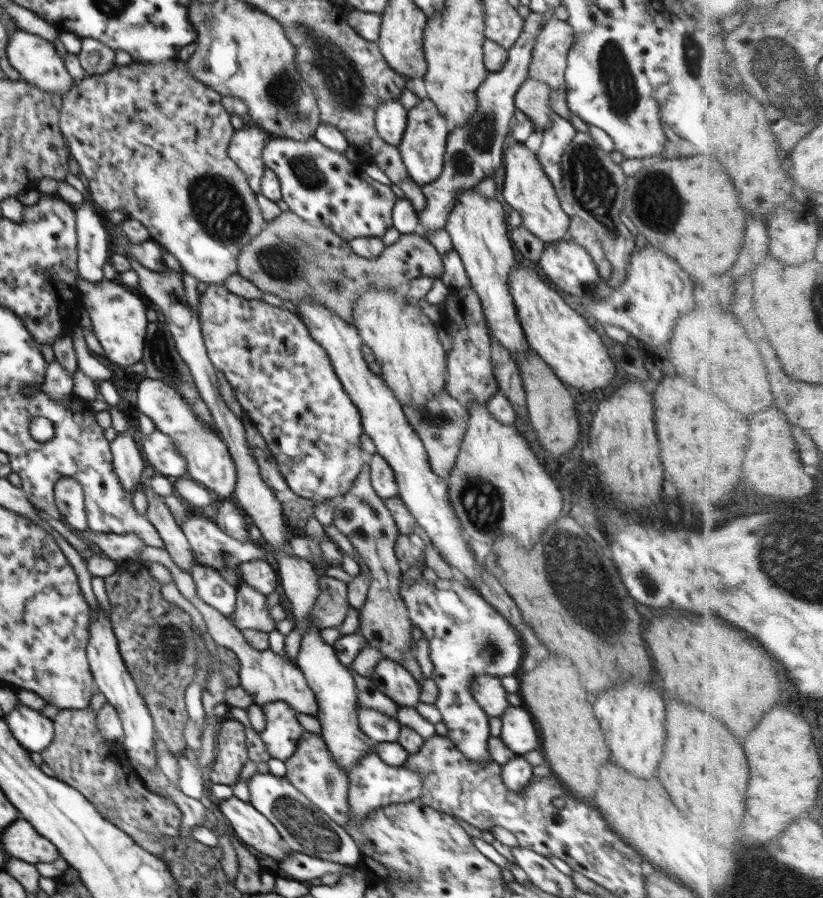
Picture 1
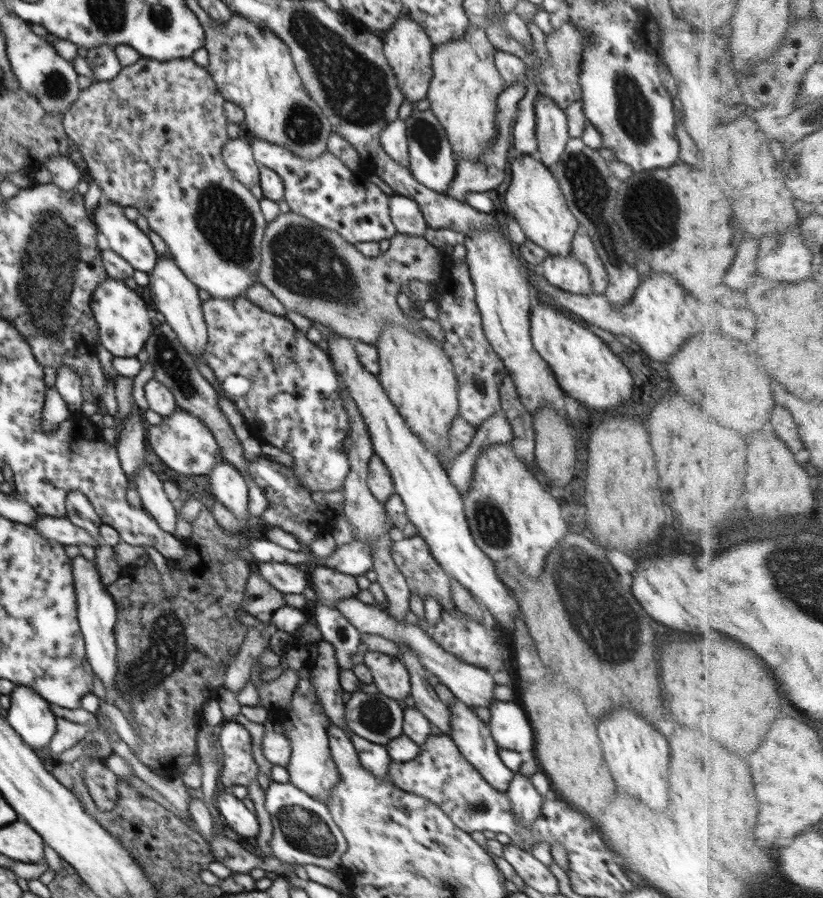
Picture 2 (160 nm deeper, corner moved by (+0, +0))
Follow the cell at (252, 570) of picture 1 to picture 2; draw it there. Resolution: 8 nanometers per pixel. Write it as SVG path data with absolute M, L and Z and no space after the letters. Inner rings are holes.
M264 562L255 565L262 578L284 594L310 594L307 573L294 564Z

